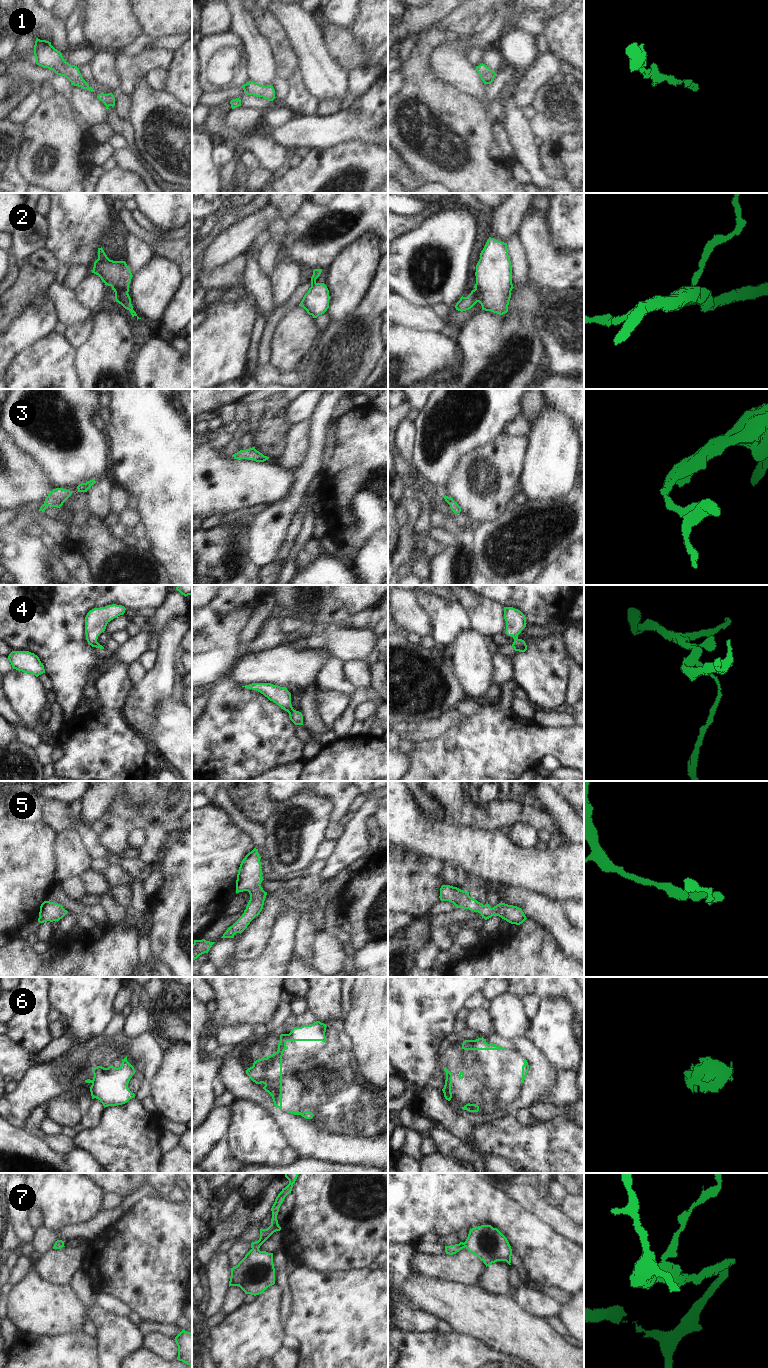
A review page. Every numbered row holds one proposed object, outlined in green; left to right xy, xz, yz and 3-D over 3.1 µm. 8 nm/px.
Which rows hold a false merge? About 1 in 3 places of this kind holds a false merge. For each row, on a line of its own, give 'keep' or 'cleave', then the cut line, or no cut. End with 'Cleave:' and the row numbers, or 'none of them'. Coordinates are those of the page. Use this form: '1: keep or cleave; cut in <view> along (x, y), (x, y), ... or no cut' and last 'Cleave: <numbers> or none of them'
1: keep; no cut
2: cleave; cut in yz along (474, 289), (478, 295), (478, 301)
3: keep; no cut
4: keep; no cut
5: keep; no cut
6: cleave; cut in yz along (445, 1080), (450, 1085)
7: keep; no cut
Cleave: 2, 6

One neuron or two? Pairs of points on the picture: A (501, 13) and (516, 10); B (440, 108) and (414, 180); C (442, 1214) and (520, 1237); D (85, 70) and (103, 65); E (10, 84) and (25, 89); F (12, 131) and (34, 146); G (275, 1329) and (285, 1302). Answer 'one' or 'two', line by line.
A: two
B: two
C: one
D: two
E: two
F: two
G: two

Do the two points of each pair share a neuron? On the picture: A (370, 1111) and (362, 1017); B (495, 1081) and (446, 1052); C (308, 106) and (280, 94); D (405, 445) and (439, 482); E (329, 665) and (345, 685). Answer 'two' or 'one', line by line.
A: two
B: one
C: two
D: two
E: one

